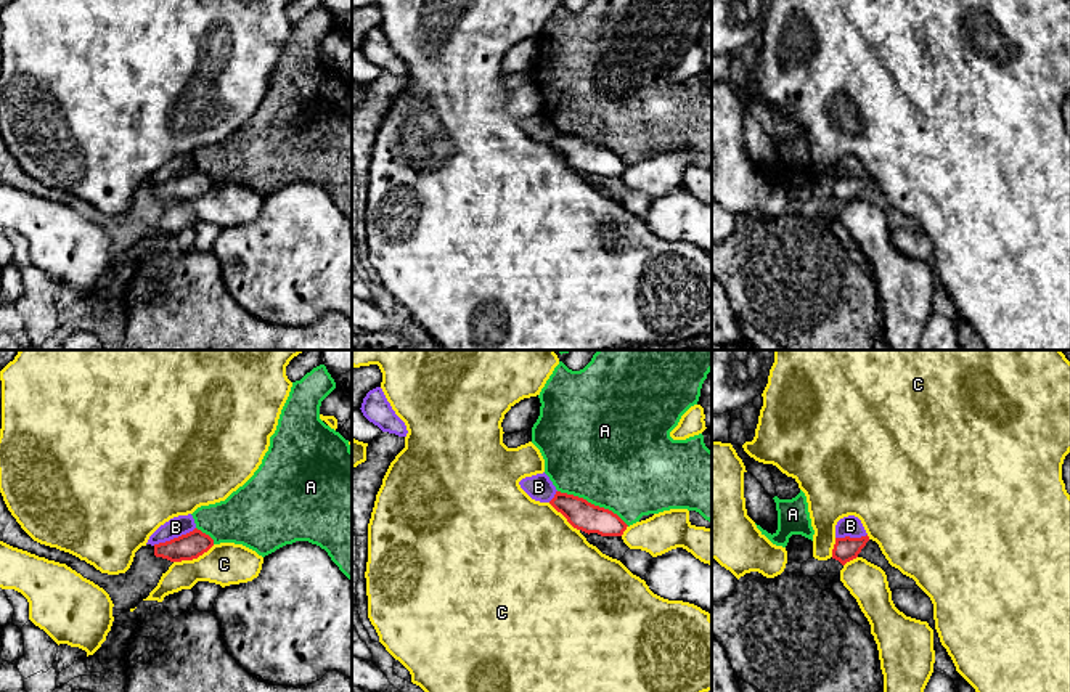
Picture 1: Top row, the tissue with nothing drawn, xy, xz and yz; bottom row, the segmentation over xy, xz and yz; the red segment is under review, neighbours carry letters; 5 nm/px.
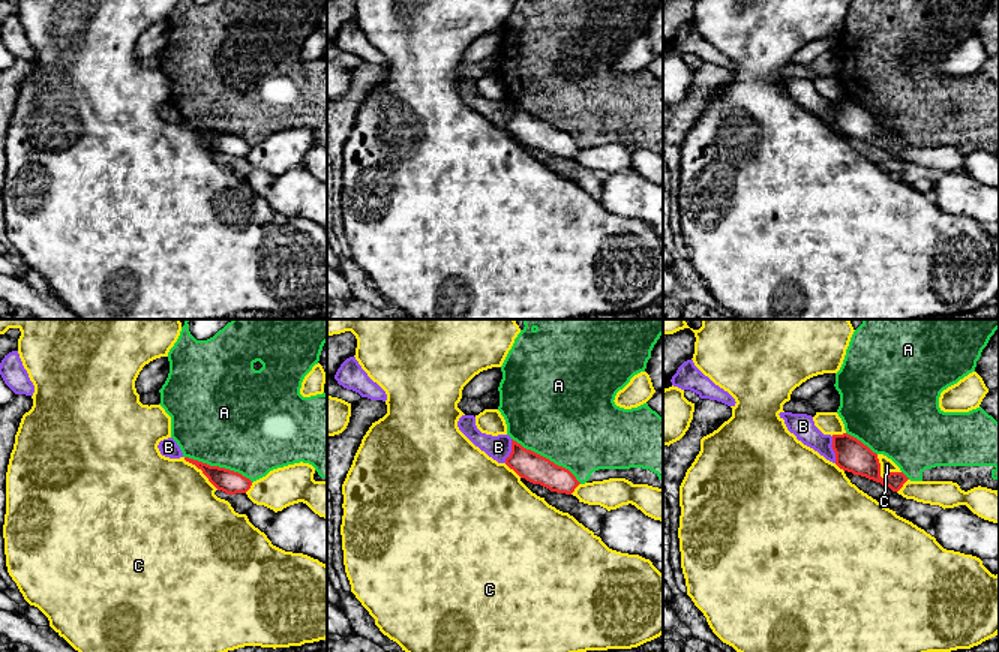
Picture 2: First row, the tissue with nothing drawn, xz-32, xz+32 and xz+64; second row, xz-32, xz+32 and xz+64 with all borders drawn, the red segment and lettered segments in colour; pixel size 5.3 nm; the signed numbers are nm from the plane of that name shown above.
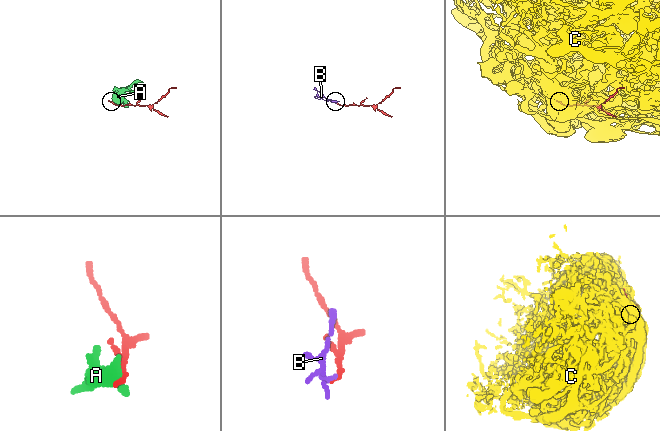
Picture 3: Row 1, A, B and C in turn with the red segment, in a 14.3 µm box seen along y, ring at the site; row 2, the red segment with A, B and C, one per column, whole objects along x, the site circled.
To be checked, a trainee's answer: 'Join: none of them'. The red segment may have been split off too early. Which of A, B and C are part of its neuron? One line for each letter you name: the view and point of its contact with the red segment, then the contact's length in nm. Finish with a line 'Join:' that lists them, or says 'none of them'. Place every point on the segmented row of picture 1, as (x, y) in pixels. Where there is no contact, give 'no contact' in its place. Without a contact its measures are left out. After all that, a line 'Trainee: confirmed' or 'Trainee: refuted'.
Join: none of them
Trainee: confirmed

